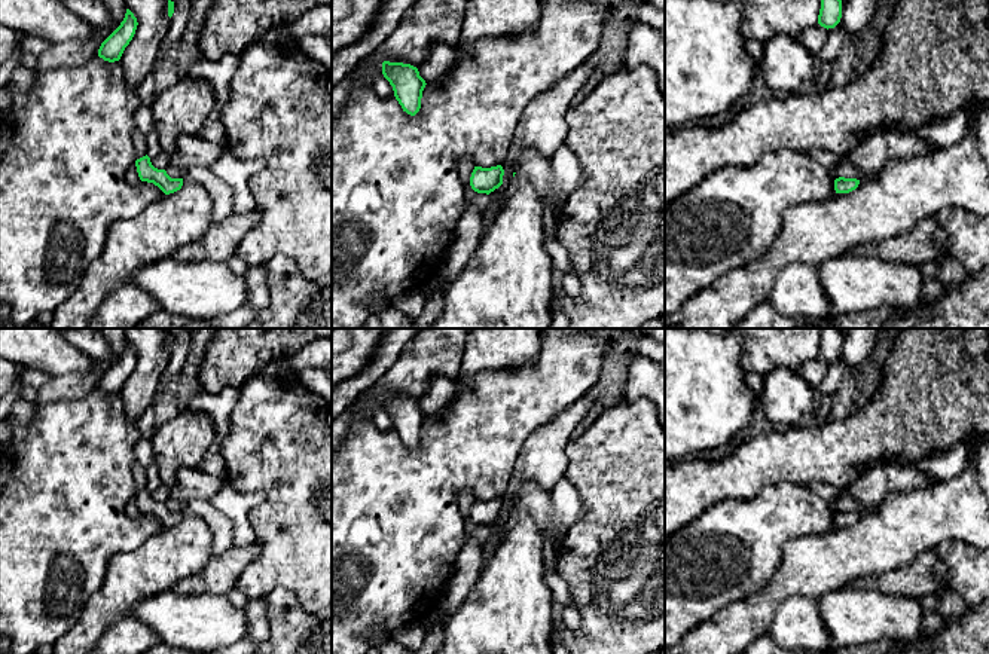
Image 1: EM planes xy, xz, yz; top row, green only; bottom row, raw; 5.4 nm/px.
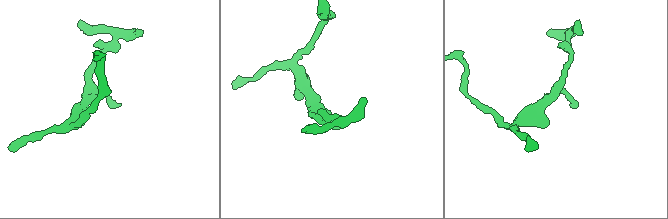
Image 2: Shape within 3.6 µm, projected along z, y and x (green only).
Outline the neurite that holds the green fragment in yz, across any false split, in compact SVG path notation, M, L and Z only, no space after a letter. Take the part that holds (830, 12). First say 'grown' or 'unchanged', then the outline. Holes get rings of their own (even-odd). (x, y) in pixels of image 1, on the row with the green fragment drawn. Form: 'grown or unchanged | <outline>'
unchanged | M821 0L818 24L824 28L834 28L842 18L842 0Z

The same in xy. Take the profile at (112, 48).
unchanged | M126 9L120 25L101 43L98 56L109 62L119 61L125 48L132 40L137 25L137 18L129 9Z

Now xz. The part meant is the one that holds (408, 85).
unchanged | M384 61L382 74L393 86L403 111L415 116L421 109L422 91L427 85L418 68L410 64Z

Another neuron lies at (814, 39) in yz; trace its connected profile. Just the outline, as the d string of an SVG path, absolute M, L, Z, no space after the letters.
M816 25L802 33L799 40L812 56L816 56L818 52L824 48L827 37L827 28Z

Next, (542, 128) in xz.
M593 52L556 85L529 101L515 132L507 158L501 164L504 169L503 184L489 193L491 204L488 210L482 213L482 233L488 230L504 201L506 190L513 180L521 155L525 150L534 150L550 159L558 149L565 146L565 137L568 132L565 113L571 107L573 98L586 85L596 65L598 54Z

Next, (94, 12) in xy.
M62 0L62 1L74 15L82 18L85 22L94 27L109 25L113 31L116 30L116 22L113 21L103 0Z

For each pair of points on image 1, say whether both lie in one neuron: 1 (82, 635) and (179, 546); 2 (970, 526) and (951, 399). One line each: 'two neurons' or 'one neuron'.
1: one neuron
2: two neurons

